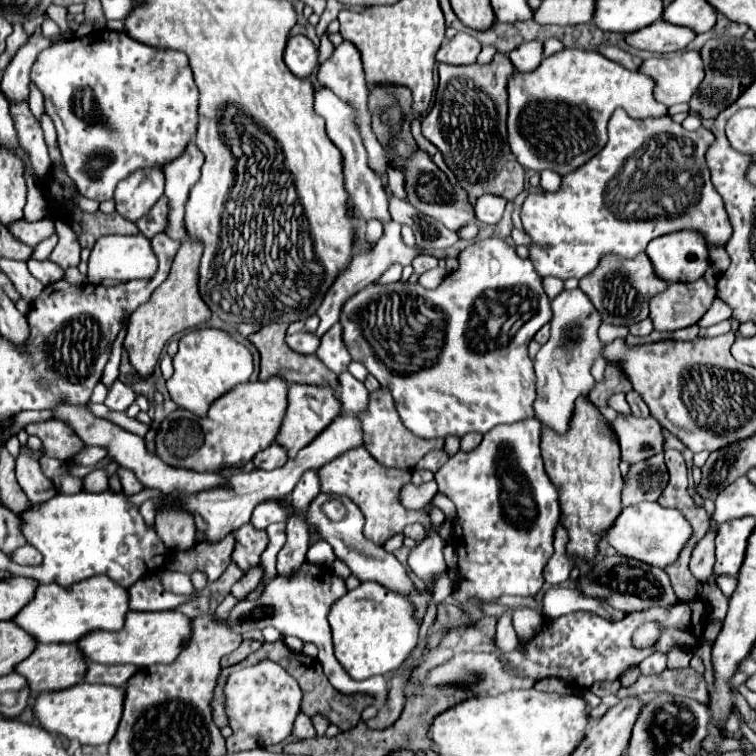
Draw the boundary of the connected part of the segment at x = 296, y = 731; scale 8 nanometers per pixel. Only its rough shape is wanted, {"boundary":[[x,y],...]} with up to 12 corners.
{"boundary":[[301,713],[295,719],[293,735],[299,739],[315,737],[311,717]]}

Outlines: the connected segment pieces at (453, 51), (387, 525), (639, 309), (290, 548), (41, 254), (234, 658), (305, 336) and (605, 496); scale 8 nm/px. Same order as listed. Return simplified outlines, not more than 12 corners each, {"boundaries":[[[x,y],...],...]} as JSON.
{"boundaries":[[[459,31],[439,47],[437,61],[475,63],[481,43]],[[365,447],[321,467],[323,493],[345,495],[383,545],[405,525],[435,529],[401,505],[411,471],[377,463]],[[645,253],[601,259],[579,287],[603,323],[631,327],[665,291]],[[287,519],[287,543],[277,555],[277,575],[293,575],[305,563],[309,529]],[[57,234],[33,248],[31,258],[48,260],[57,242]],[[243,639],[233,653],[227,655],[227,665],[243,661],[261,647],[255,639]],[[299,331],[287,337],[287,345],[301,355],[315,355],[319,339]],[[577,399],[569,431],[541,427],[567,551],[593,559],[621,511],[617,437]]]}

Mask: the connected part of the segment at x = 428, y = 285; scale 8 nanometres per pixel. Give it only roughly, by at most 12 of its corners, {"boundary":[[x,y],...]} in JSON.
{"boundary":[[443,267],[425,271],[419,277],[419,285],[435,289],[447,271]]}

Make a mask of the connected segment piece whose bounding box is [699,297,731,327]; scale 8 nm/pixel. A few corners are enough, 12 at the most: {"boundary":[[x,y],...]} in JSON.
{"boundary":[[719,297],[701,317],[699,327],[709,327],[731,319],[729,305]]}

